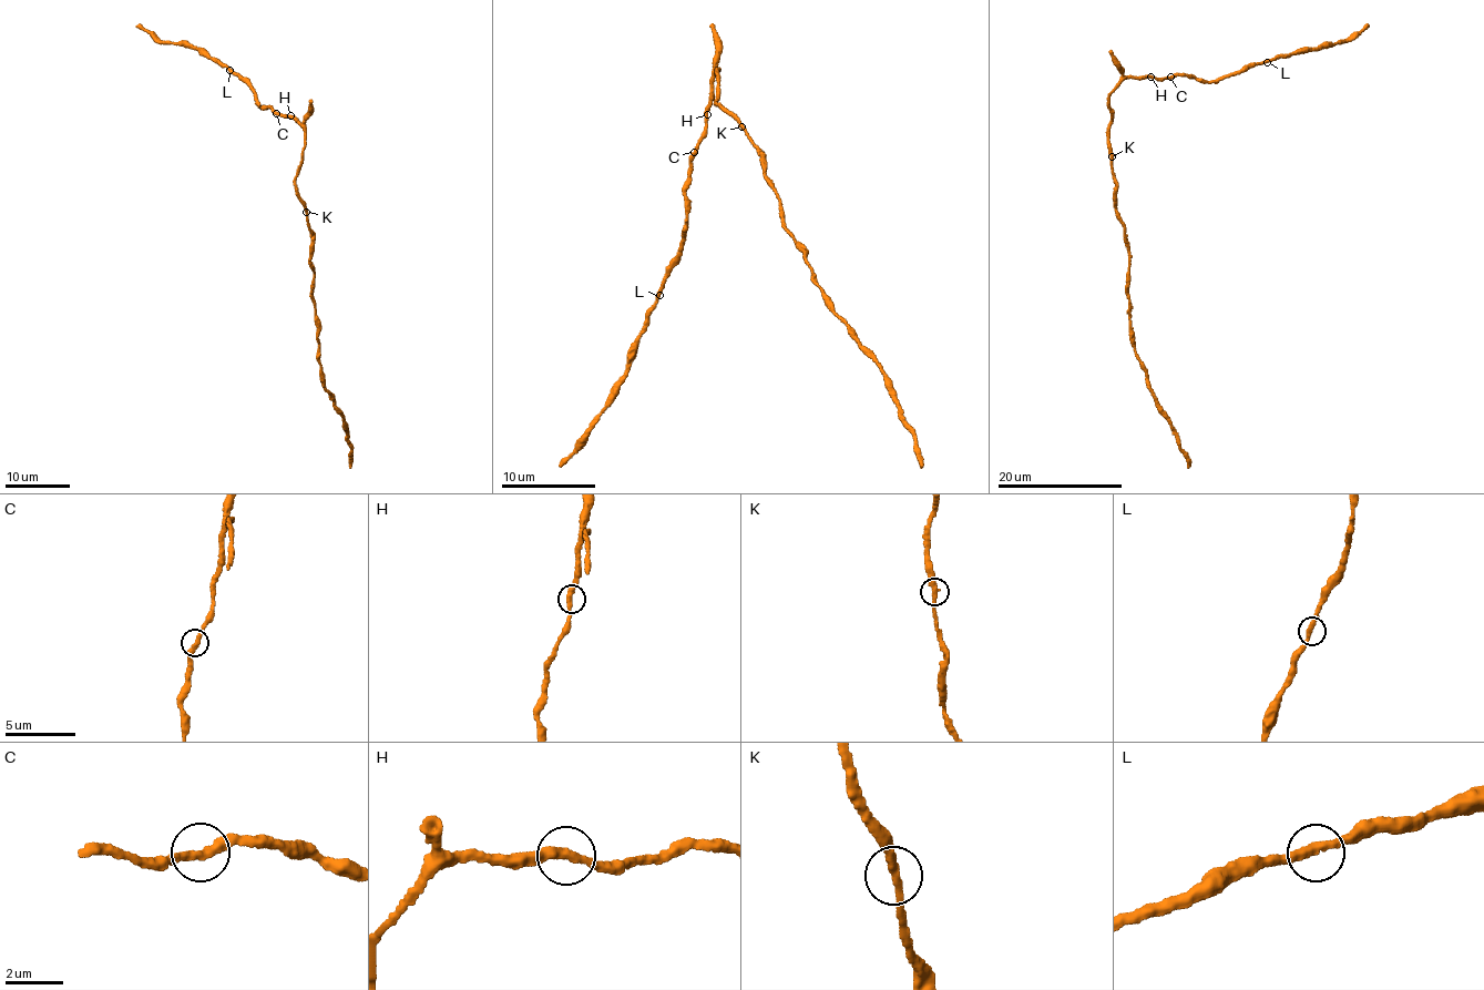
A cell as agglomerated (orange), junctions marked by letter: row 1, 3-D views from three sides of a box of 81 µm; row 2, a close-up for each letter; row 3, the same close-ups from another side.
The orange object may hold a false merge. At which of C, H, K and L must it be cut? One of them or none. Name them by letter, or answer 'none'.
none

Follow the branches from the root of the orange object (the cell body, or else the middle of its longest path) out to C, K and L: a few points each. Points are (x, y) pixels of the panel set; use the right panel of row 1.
C: (1108, 133), (1109, 93), (1121, 80), (1170, 77)
K: (1108, 133), (1112, 156)
L: (1108, 133), (1109, 93), (1124, 78), (1185, 74), (1208, 82), (1218, 81), (1267, 62)

